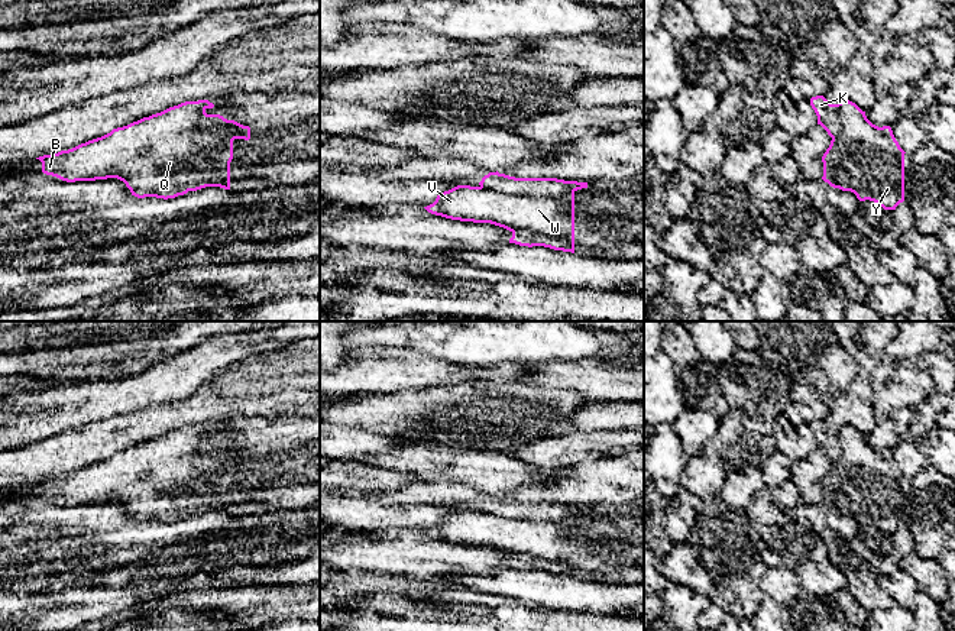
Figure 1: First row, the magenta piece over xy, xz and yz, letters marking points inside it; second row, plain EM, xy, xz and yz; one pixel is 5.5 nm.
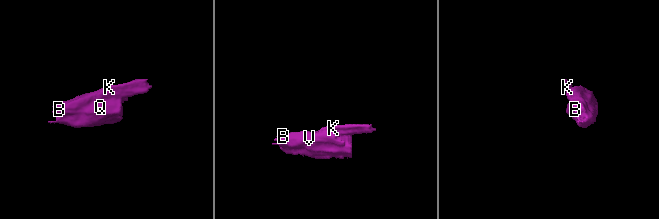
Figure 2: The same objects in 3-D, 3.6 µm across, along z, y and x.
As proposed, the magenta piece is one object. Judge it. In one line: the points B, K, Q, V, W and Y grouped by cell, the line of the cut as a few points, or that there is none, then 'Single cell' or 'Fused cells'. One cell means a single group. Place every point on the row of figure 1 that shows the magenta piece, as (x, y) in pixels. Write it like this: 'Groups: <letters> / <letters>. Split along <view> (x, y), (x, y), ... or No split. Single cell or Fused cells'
Groups: B K Q V W Y. No split. Single cell

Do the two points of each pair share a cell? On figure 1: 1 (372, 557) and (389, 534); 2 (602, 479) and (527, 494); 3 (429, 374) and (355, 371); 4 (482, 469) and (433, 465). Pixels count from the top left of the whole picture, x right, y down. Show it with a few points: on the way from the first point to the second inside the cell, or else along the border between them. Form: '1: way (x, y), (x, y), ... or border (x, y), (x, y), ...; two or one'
1: way (378, 552), (389, 540); one
2: way (583, 484), (566, 485), (546, 492); one
3: way (410, 371), (374, 371); one
4: way (470, 468), (449, 468), (444, 465); one

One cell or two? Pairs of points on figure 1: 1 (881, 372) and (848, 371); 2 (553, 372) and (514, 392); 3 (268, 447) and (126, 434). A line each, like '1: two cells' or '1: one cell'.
1: two cells
2: two cells
3: two cells

